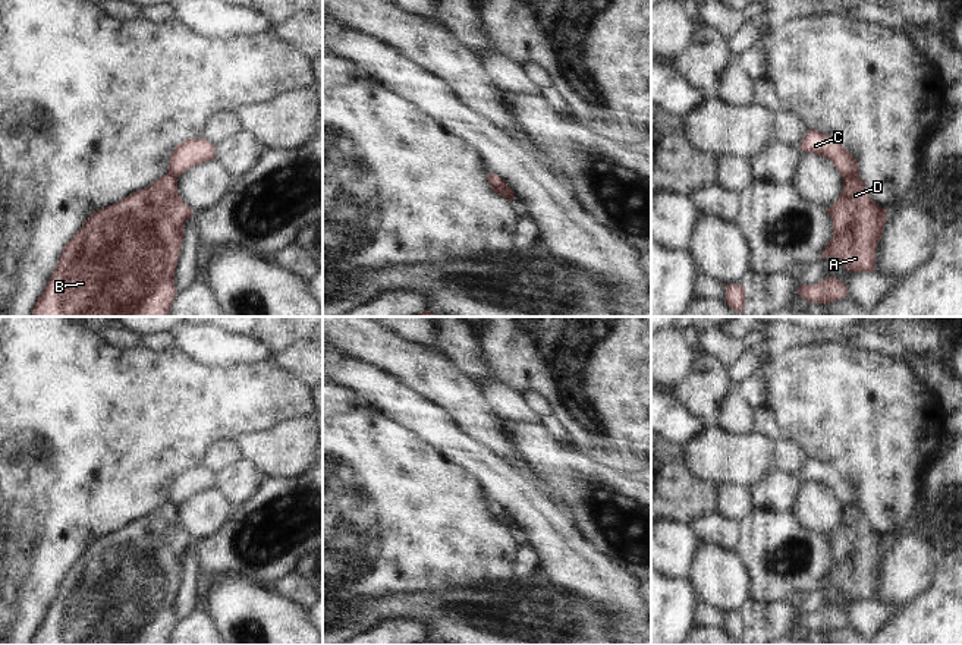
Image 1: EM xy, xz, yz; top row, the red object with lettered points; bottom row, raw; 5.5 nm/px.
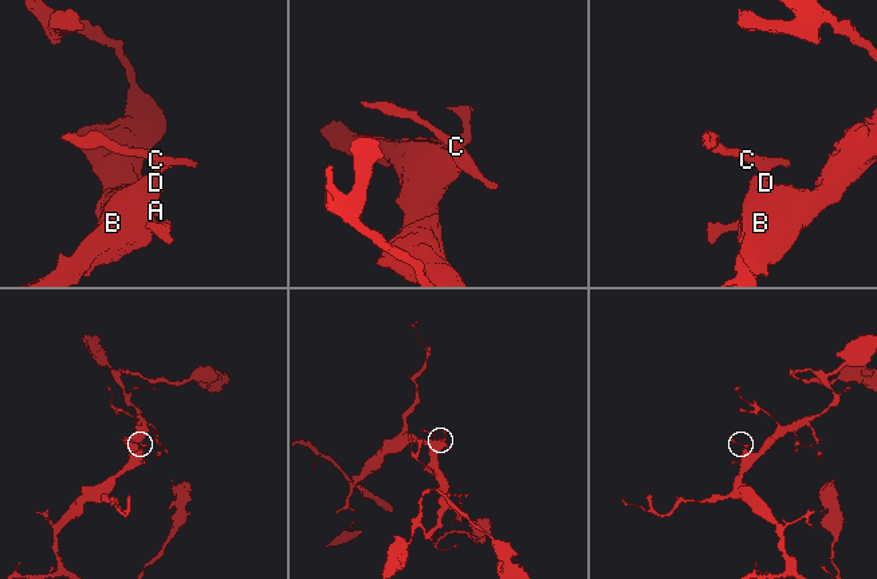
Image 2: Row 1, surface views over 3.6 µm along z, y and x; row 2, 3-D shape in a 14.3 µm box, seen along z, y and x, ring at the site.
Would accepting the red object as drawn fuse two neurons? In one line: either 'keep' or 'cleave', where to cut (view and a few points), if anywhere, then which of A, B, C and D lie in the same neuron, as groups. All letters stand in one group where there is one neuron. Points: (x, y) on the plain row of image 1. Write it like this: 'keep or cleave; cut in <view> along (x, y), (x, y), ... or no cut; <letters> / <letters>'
cleave; cut in yz along (843, 505), (857, 506); A B D / C

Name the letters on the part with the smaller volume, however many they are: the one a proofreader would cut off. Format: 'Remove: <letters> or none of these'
Remove: C

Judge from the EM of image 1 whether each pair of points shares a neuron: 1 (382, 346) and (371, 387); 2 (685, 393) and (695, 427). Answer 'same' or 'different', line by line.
1: different
2: different

